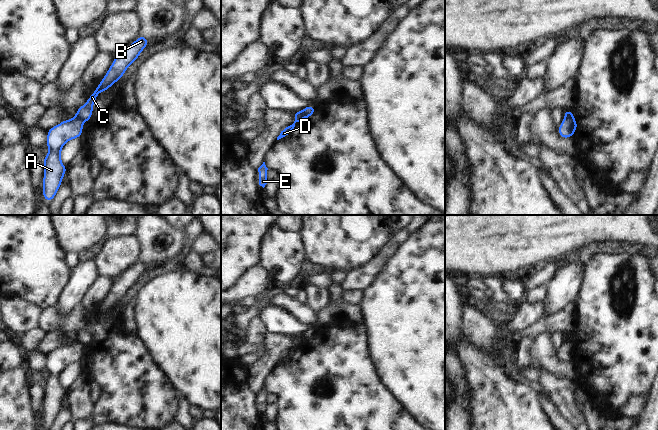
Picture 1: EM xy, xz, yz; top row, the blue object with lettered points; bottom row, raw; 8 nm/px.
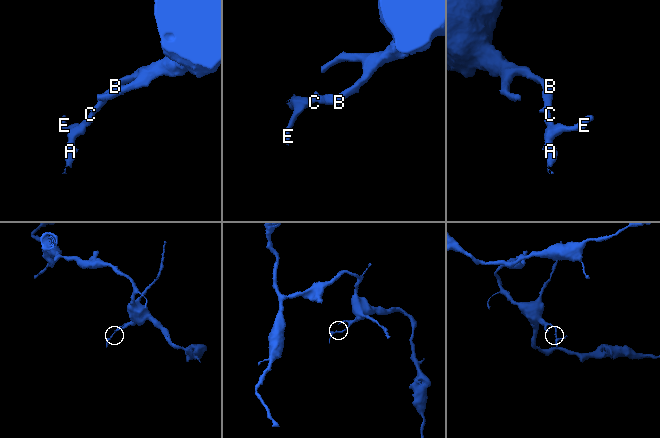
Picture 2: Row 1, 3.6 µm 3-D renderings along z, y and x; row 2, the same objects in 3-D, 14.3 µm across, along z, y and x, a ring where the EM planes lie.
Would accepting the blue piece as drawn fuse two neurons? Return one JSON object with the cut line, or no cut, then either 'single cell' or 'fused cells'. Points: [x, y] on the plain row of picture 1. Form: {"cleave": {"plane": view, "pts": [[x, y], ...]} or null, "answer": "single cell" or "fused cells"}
{"cleave": {"plane": "xy", "pts": [[76, 339], [83, 345]]}, "answer": "fused cells"}

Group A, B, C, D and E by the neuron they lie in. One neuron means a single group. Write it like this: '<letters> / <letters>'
A D E / B C

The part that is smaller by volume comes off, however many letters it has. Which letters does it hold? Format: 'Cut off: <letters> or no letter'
Cut off: A, D, E

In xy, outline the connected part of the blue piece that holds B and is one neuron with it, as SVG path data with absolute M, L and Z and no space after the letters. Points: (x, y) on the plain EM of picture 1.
M140 259L136 265L115 280L113 288L109 291L99 309L89 320L87 326L77 333L76 340L79 344L83 346L91 344L94 326L98 322L98 318L105 316L123 301L129 289L138 283L141 275L147 271L148 267L149 263Z

